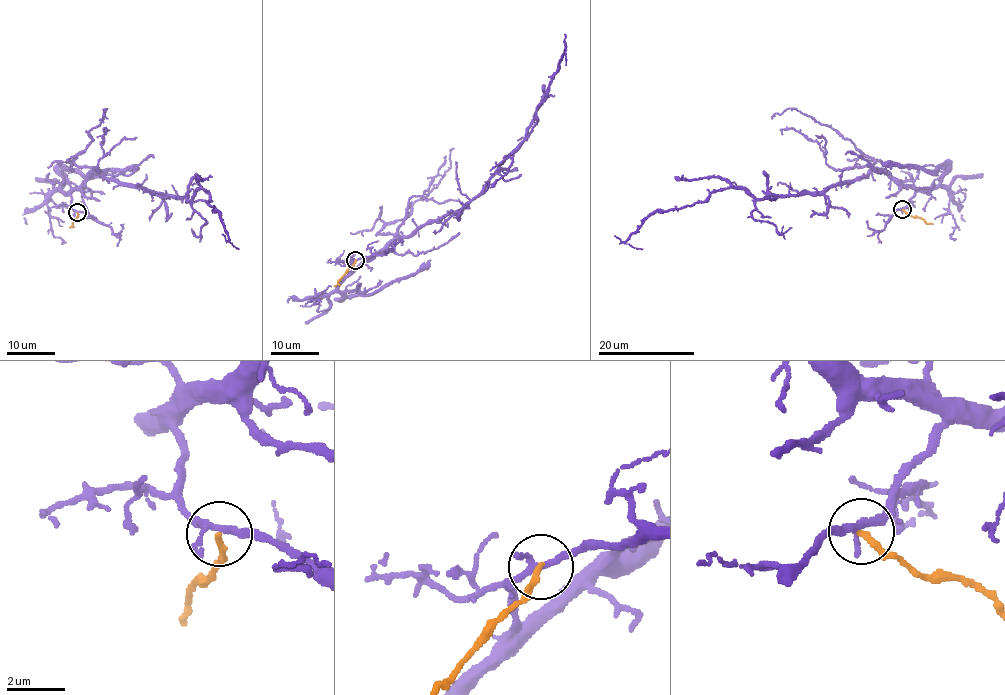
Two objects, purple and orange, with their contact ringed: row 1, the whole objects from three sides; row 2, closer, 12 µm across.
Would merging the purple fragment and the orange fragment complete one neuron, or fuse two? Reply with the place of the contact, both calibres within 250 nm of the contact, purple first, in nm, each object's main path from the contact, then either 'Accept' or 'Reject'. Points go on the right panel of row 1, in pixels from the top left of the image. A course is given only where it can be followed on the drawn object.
Place: (902, 209). Thickness 190 nm (purple) against 220 nm. Course of purple: (902, 208), (916, 191), (876, 169), (798, 195), (721, 188), (656, 210), (626, 242), (642, 249). Course of orange: (902, 209), (933, 224). Reject

